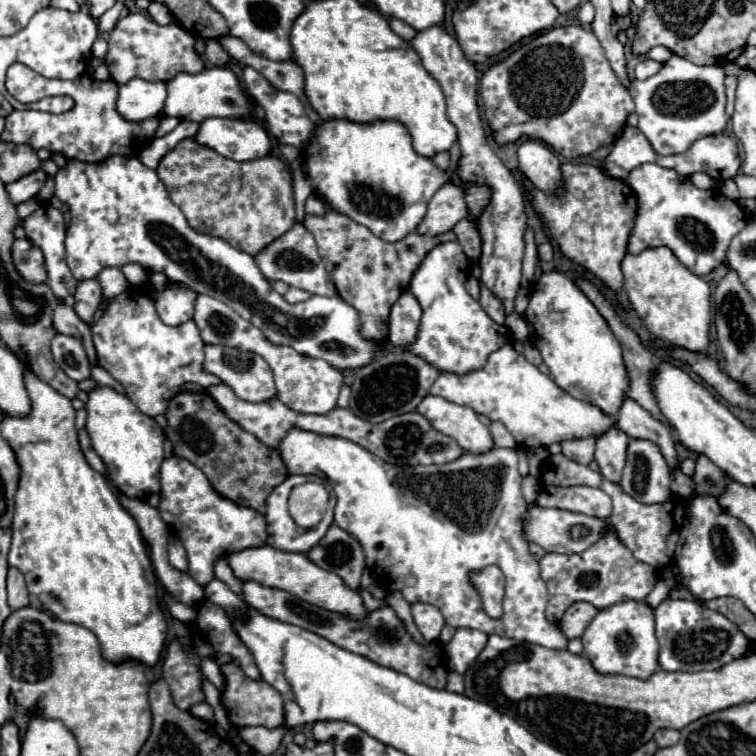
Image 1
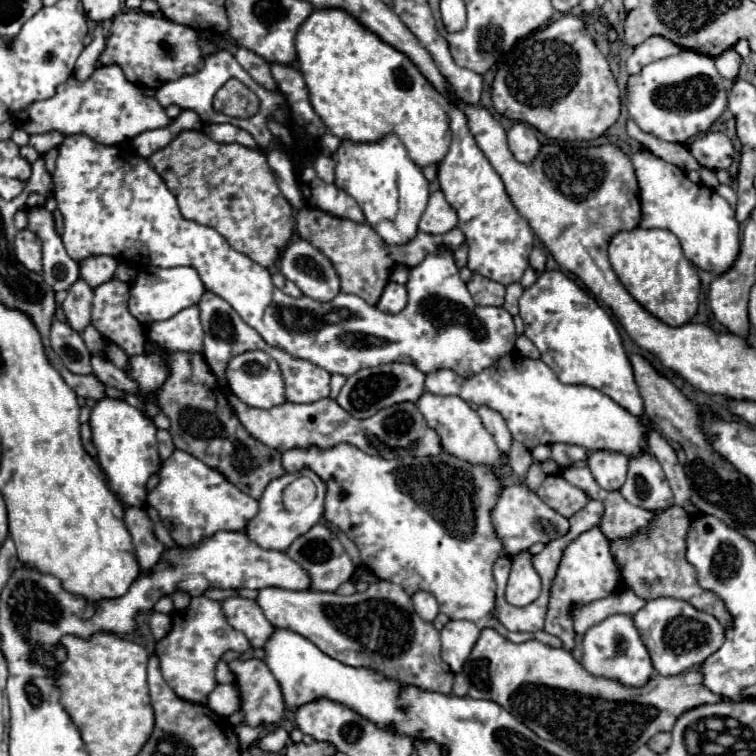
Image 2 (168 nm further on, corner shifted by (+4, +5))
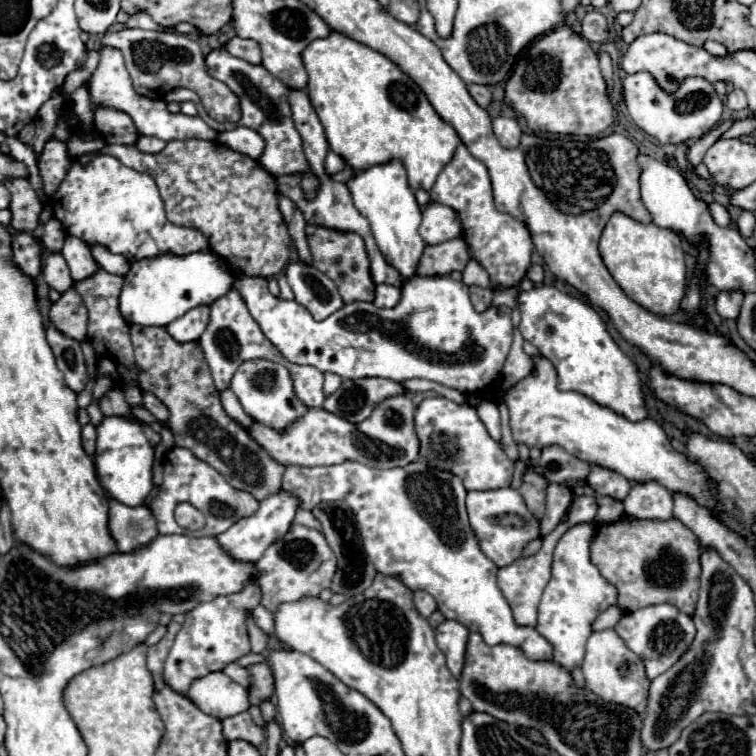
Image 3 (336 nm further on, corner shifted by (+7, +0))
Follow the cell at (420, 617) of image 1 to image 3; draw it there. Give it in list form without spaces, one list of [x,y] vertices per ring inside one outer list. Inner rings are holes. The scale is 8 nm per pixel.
[[[415,592],[415,606],[421,612],[421,616],[425,616],[425,618],[429,618],[433,614],[433,610],[437,610],[437,602],[427,592]]]

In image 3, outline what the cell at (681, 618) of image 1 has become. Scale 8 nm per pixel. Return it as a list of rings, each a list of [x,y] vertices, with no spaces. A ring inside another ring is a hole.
[[[657,604],[623,614],[613,630],[617,632],[617,636],[621,636],[625,646],[643,660],[649,680],[669,670],[687,652],[689,644],[695,638],[695,624],[691,616],[677,610],[673,604]]]

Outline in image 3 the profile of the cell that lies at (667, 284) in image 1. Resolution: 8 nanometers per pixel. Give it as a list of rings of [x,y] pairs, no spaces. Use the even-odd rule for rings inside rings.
[[[615,212],[603,228],[599,252],[613,280],[631,300],[653,314],[669,316],[679,310],[679,302],[687,284],[685,252],[679,234],[669,228],[659,228],[653,222],[641,224],[631,216]]]

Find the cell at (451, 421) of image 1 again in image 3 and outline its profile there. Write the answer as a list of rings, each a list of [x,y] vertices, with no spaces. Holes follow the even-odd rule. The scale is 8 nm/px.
[[[443,396],[425,398],[415,412],[415,432],[419,438],[419,456],[437,470],[459,476],[467,490],[495,490],[511,486],[513,460],[507,458],[501,444],[495,442],[471,404],[455,404]]]

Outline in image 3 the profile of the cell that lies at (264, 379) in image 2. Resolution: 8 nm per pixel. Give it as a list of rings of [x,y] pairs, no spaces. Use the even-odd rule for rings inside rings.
[[[249,360],[249,362],[243,362],[239,366],[239,370],[235,372],[229,388],[239,398],[243,410],[253,420],[257,420],[259,424],[265,424],[269,428],[289,428],[289,424],[293,424],[293,420],[299,420],[309,410],[295,396],[293,380],[289,376],[289,370],[285,366],[269,362],[269,360]]]

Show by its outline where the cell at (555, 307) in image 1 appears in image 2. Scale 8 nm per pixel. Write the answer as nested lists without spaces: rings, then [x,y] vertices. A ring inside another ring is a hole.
[[[542,271],[536,283],[524,289],[520,297],[520,317],[526,325],[524,335],[538,347],[538,351],[542,353],[542,361],[548,363],[548,367],[552,367],[552,371],[558,375],[562,383],[586,385],[586,387],[598,389],[600,393],[608,395],[612,401],[616,401],[620,407],[624,407],[632,415],[640,417],[644,413],[644,405],[634,381],[632,365],[622,347],[622,339],[616,325],[612,323],[610,315],[562,271]]]

